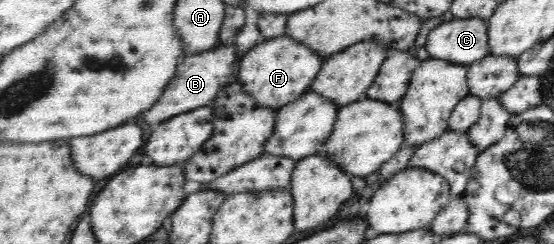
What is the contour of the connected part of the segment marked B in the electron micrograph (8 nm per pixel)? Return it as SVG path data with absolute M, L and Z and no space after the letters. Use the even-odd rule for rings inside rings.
M218 43L207 52L201 54L191 54L191 56L183 55L178 62L173 78L170 78L168 85L163 90L161 98L141 114L143 122L147 122L149 126L161 124L177 114L183 114L201 106L211 107L215 99L218 97L220 90L229 86L228 80L231 77L237 77L237 70L233 70L234 60L237 60L236 50L233 44L223 45Z

